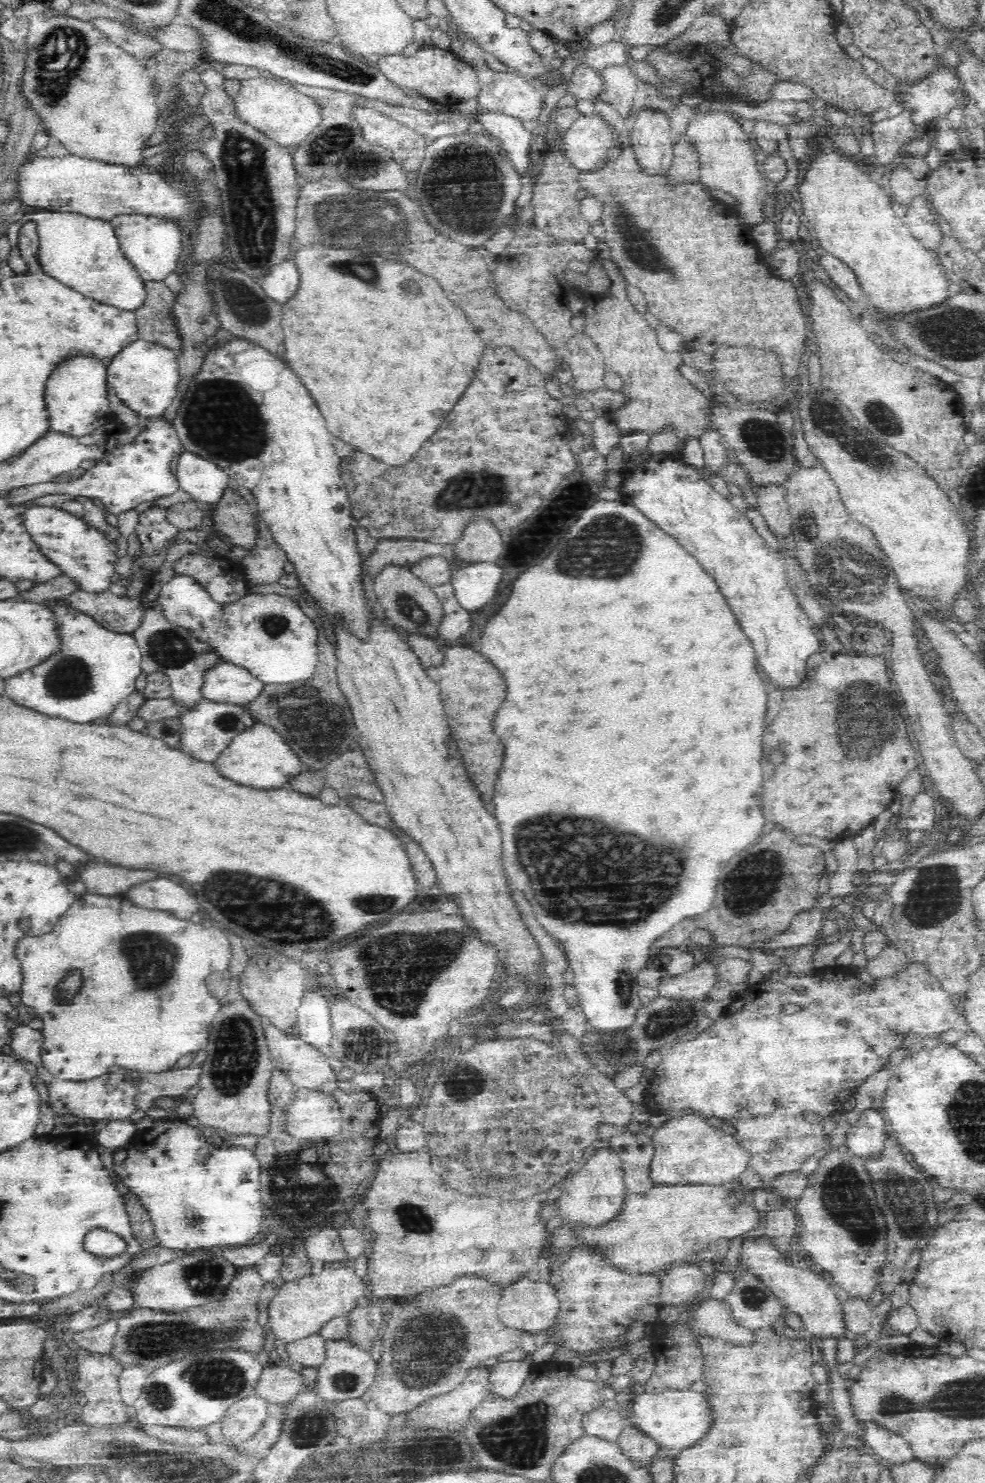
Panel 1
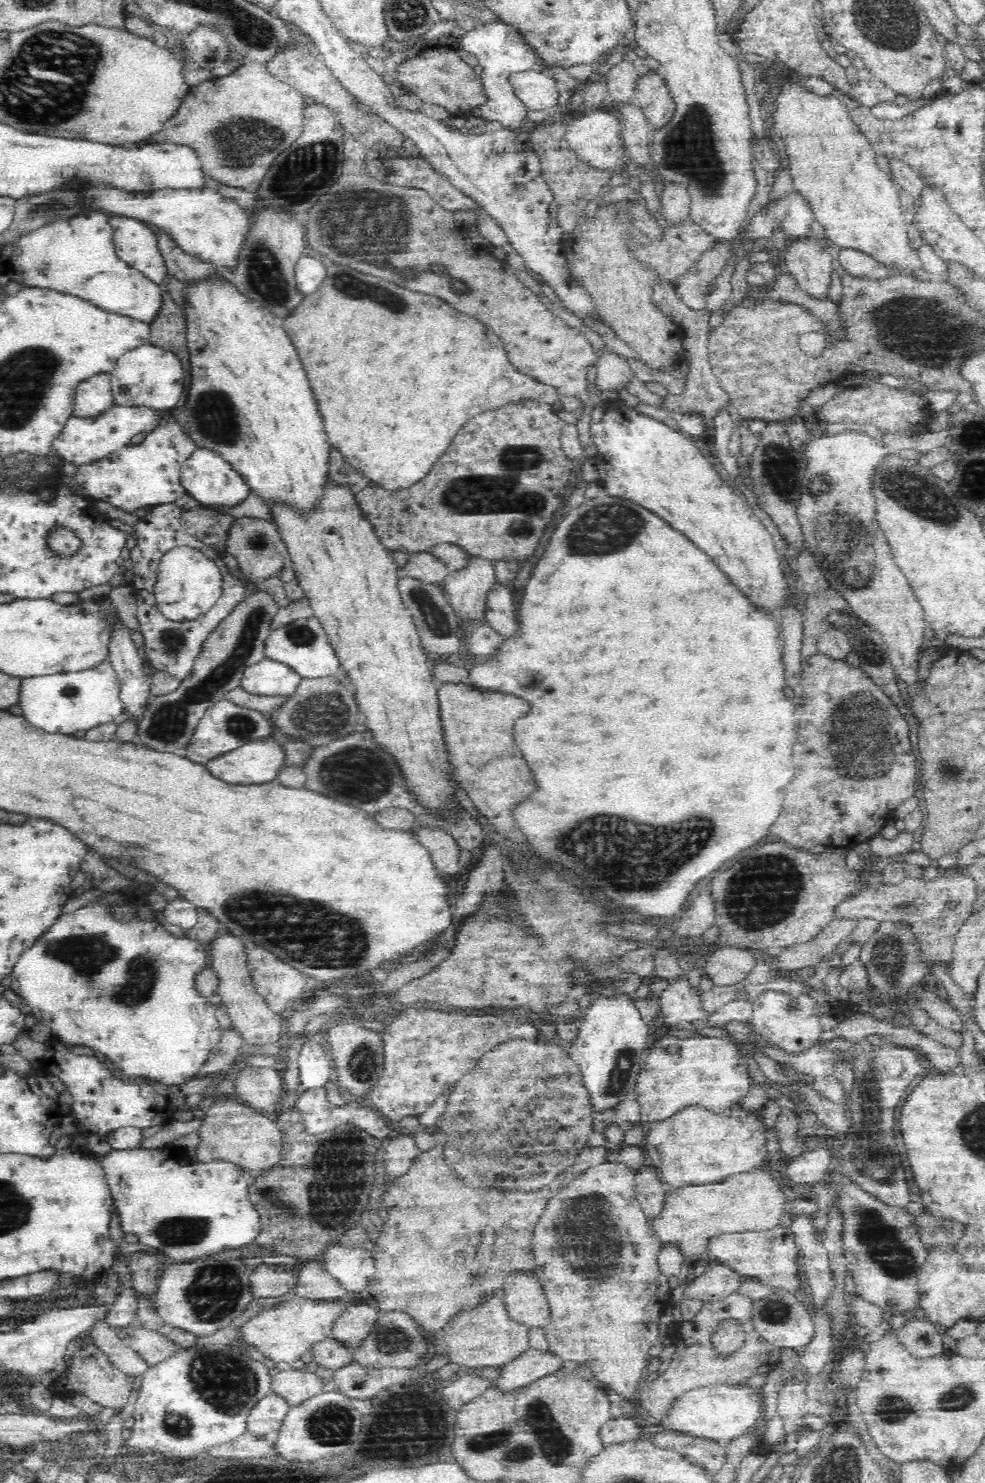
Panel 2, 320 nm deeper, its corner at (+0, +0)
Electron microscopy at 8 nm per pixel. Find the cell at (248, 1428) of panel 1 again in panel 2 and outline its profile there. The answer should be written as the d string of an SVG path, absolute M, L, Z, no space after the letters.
M270 1392L256 1402L246 1415L246 1433L264 1438L266 1434L278 1431L288 1407L289 1404L281 1396Z

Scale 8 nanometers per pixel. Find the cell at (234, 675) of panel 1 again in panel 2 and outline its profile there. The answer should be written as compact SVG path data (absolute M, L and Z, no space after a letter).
M264 657L243 670L239 687L248 694L260 696L290 696L301 677L285 664Z

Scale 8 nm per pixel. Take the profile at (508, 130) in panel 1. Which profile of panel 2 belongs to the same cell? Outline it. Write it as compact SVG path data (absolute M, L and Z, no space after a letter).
M500 21L485 24L482 28L474 28L459 40L460 48L474 55L479 63L479 72L482 79L483 91L487 96L486 102L478 108L473 108L465 116L482 118L486 122L500 122L504 129L512 131L525 130L531 126L526 120L526 107L516 98L509 83L509 76L518 72L525 72L536 68L540 62L537 51L526 41L516 28Z

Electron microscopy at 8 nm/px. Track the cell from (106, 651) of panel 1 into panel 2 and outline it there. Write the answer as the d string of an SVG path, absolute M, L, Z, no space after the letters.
M104 657L98 664L81 671L20 679L17 706L22 708L23 718L36 728L62 734L72 734L76 730L85 732L90 728L119 721L123 718L125 708L120 698L118 673L110 657Z

